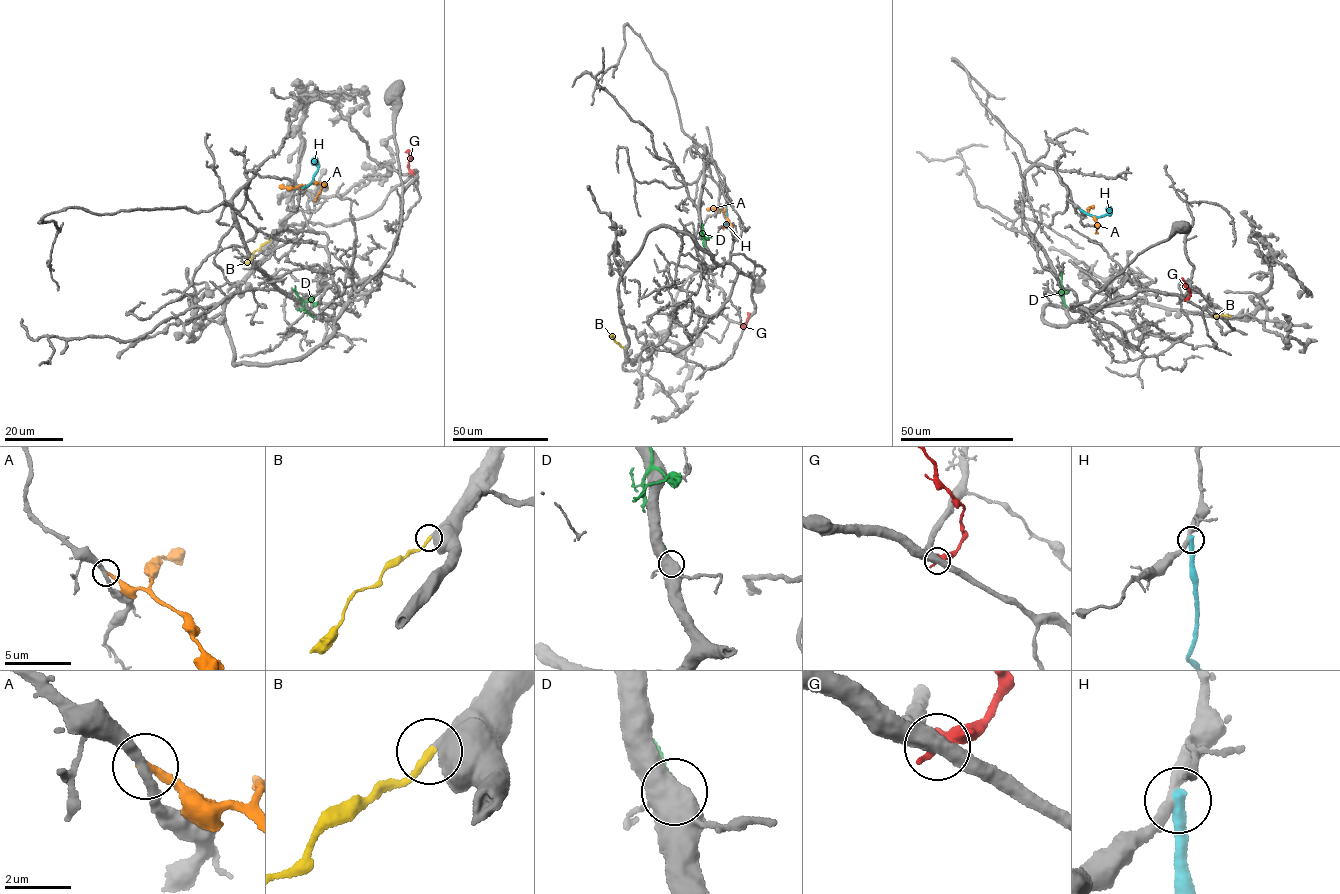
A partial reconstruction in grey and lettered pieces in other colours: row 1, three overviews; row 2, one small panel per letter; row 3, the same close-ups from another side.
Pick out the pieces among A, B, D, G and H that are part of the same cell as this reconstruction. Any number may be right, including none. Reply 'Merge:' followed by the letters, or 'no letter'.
Merge: B

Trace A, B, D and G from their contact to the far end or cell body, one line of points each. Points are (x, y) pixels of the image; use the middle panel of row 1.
A: (725, 205), (730, 225), (722, 227)
B: (623, 347), (609, 335)
D: (704, 246), (704, 224)
G: (744, 326), (741, 327), (746, 322), (747, 312)

